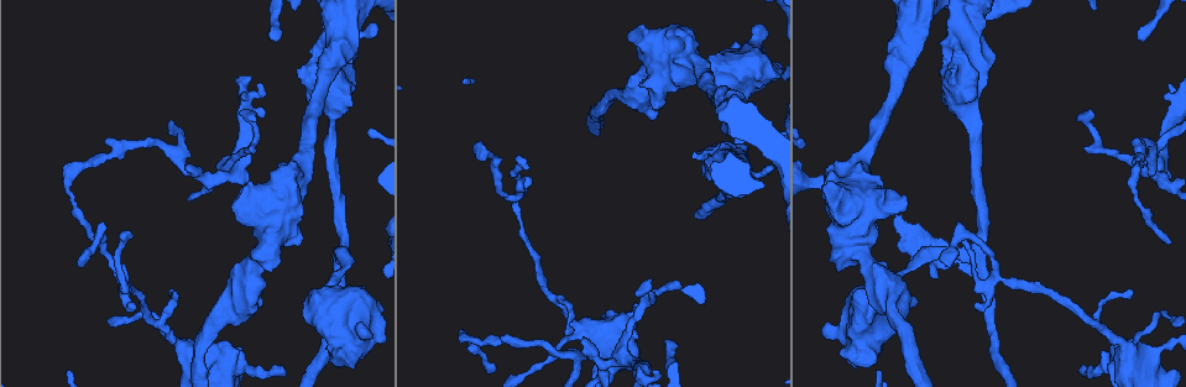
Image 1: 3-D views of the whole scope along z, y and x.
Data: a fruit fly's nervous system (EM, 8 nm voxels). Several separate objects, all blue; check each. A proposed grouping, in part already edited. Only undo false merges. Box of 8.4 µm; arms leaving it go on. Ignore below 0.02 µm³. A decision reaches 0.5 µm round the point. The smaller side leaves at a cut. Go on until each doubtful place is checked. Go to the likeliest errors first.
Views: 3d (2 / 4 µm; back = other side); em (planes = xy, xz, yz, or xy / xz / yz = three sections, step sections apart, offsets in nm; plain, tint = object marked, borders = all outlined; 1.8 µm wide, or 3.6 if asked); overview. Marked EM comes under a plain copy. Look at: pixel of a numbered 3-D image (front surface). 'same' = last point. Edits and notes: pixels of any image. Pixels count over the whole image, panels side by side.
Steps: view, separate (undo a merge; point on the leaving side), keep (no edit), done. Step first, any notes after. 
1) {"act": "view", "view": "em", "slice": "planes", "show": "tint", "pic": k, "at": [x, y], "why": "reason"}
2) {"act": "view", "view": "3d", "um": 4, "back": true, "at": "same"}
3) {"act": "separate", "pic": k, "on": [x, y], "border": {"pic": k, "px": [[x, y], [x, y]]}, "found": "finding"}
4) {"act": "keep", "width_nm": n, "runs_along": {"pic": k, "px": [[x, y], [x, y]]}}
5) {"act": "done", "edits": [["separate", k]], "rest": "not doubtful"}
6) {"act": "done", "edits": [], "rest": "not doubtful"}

{"act": "view", "view": "em", "slice": "xz", "step": 16, "show": "tint", "pic": 1, "at": [179, 159], "why": "side arm on a straight run"}

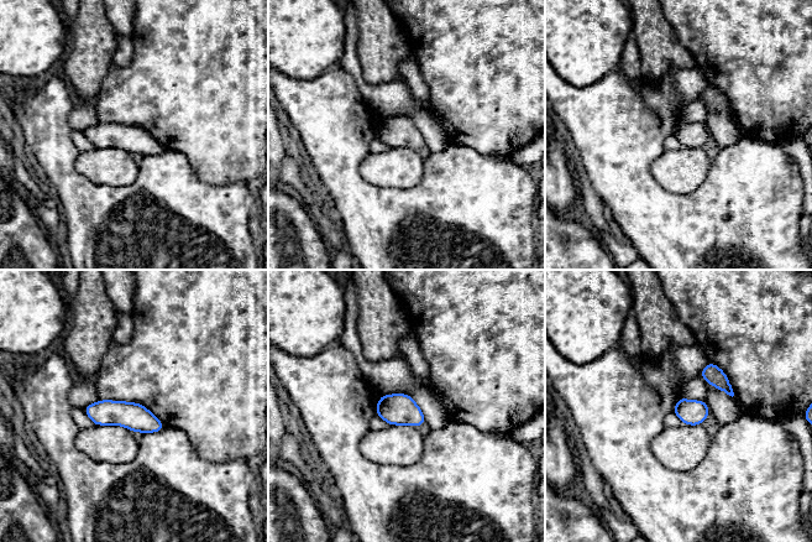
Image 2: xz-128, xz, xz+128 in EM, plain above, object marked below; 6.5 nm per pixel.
{"act": "view", "view": "em", "slice": "planes", "show": "borders", "at": "same"}

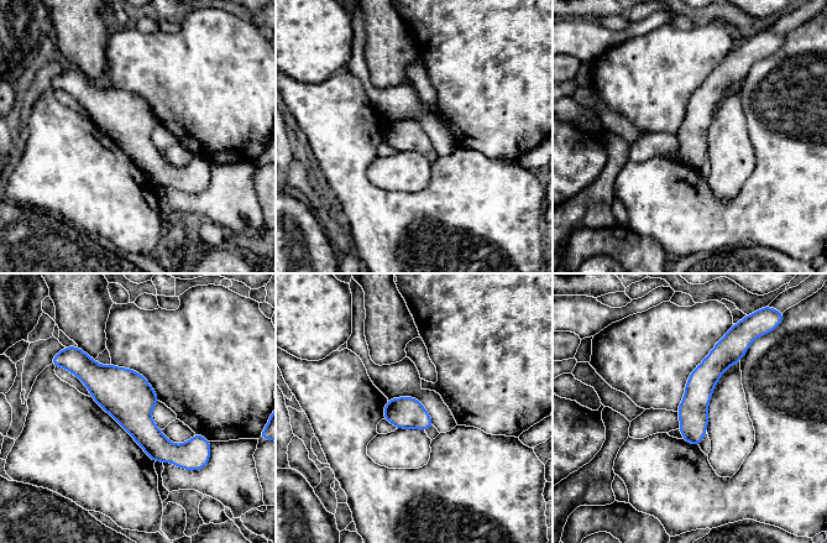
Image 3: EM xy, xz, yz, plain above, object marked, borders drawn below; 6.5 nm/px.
{"act": "keep", "found": "all the same cell"}

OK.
{"act": "view", "view": "3d", "um": 4, "pic": 1, "at": [465, 338], "why": "sharp bend"}

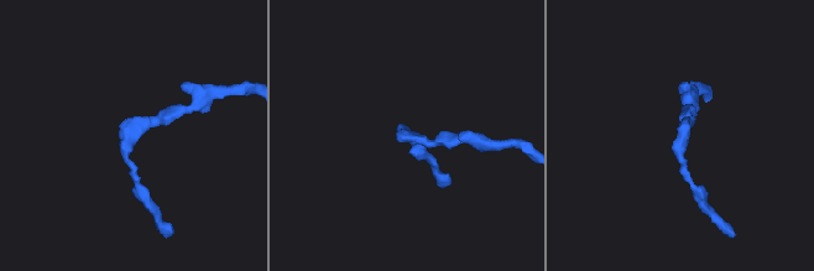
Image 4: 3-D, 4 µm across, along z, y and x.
{"act": "view", "view": "em", "slice": "planes", "show": "tint", "pic": 4, "at": [679, 146], "why": "now the EM"}

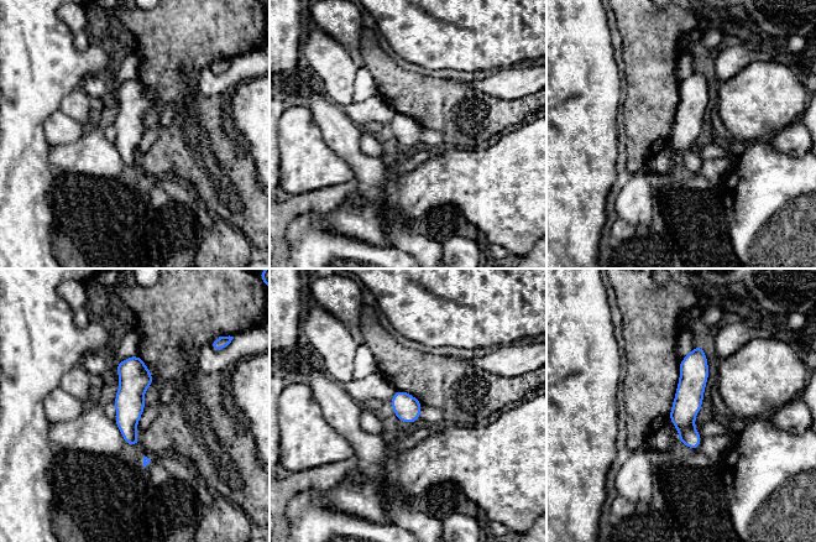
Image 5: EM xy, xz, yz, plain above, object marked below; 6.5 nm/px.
{"act": "keep", "runs_along": {"pic": 5, "px": [[697, 349], [688, 400], [694, 447]]}, "found": "one cell here"}

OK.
{"act": "view", "view": "em", "slice": "planes", "show": "tint", "pic": 1, "at": [1139, 338], "why": "thick turns thin"}

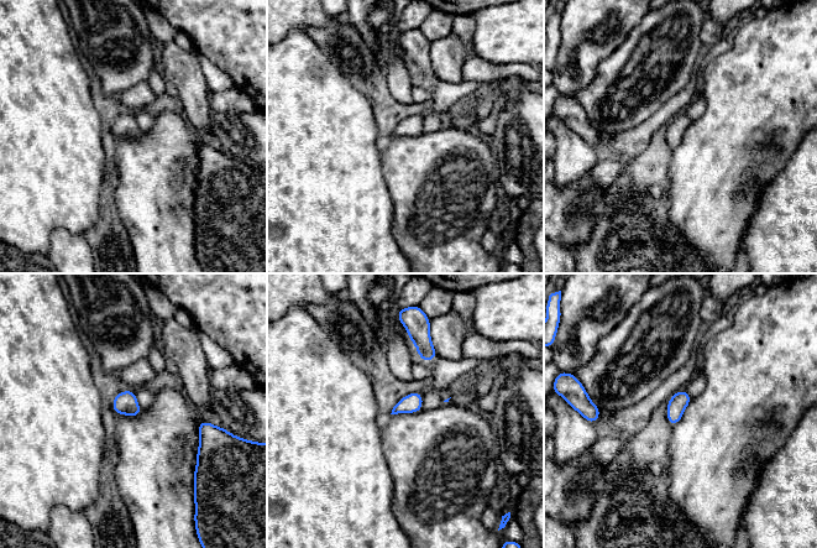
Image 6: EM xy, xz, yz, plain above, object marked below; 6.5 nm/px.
{"act": "keep", "found": "one cell here"}

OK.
{"act": "done", "edits": [], "rest": "not doubtful"}

